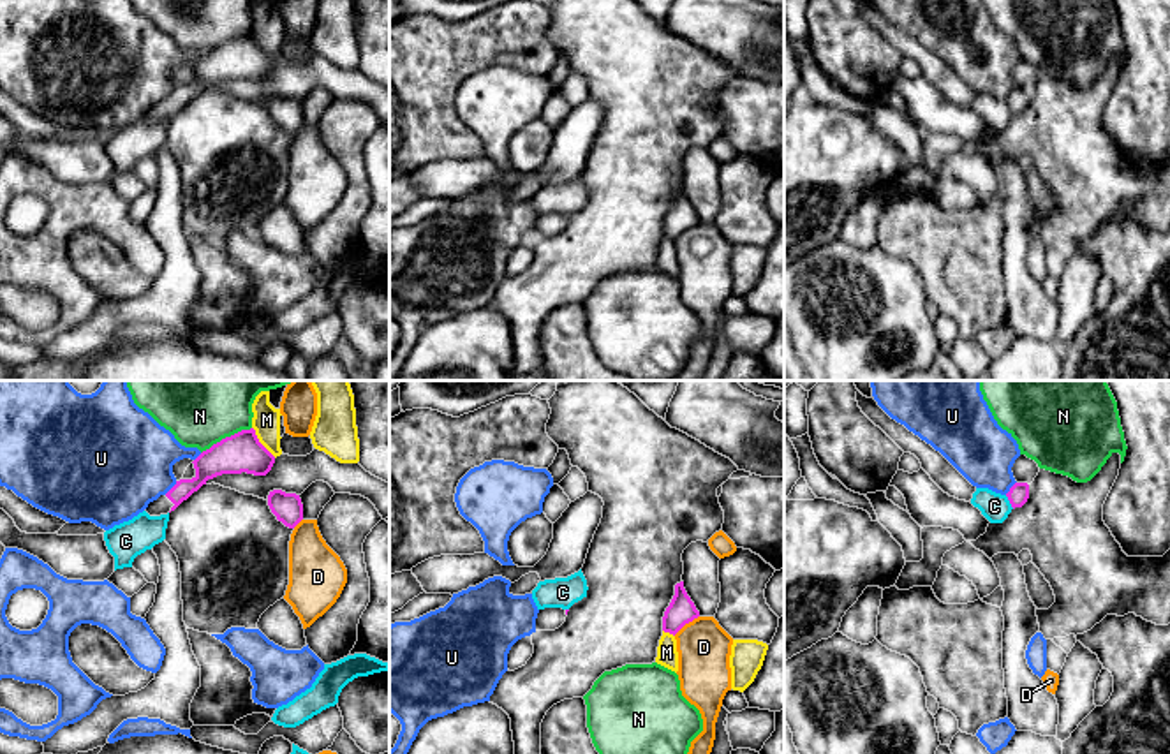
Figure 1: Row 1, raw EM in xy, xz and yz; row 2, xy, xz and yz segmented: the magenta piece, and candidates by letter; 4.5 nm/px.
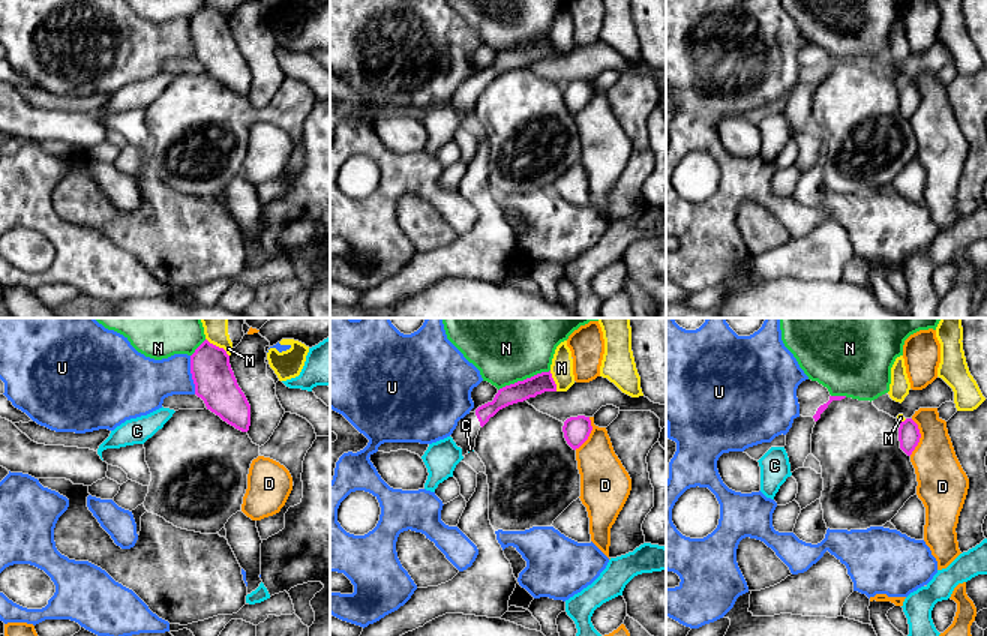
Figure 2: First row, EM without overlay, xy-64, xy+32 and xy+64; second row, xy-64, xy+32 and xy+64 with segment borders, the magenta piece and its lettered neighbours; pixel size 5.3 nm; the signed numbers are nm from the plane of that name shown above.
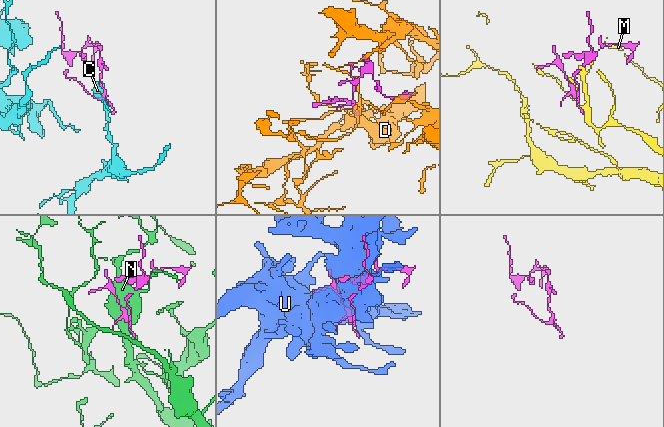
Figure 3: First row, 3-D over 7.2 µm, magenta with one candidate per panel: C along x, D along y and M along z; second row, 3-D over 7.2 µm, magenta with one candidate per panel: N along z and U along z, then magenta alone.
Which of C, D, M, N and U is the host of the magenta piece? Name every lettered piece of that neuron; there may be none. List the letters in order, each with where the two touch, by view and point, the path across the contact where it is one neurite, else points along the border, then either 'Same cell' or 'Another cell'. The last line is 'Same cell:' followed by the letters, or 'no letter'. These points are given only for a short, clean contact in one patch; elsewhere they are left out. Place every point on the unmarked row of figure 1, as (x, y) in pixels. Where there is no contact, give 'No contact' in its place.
C: Touches magenta at yz (1010, 108). Another cell
D: Touches magenta at xz (686, 228). Another cell
M: Touches magenta at xy (259, 48). Another cell
N: Touches magenta at xy (226, 43). Another cell
U: Touches magenta at xy (171, 94). Another cell
Same cell: no letter

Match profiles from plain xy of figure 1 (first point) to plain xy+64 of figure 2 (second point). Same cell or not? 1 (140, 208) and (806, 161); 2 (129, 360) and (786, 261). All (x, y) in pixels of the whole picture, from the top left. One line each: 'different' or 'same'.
1: different
2: different

